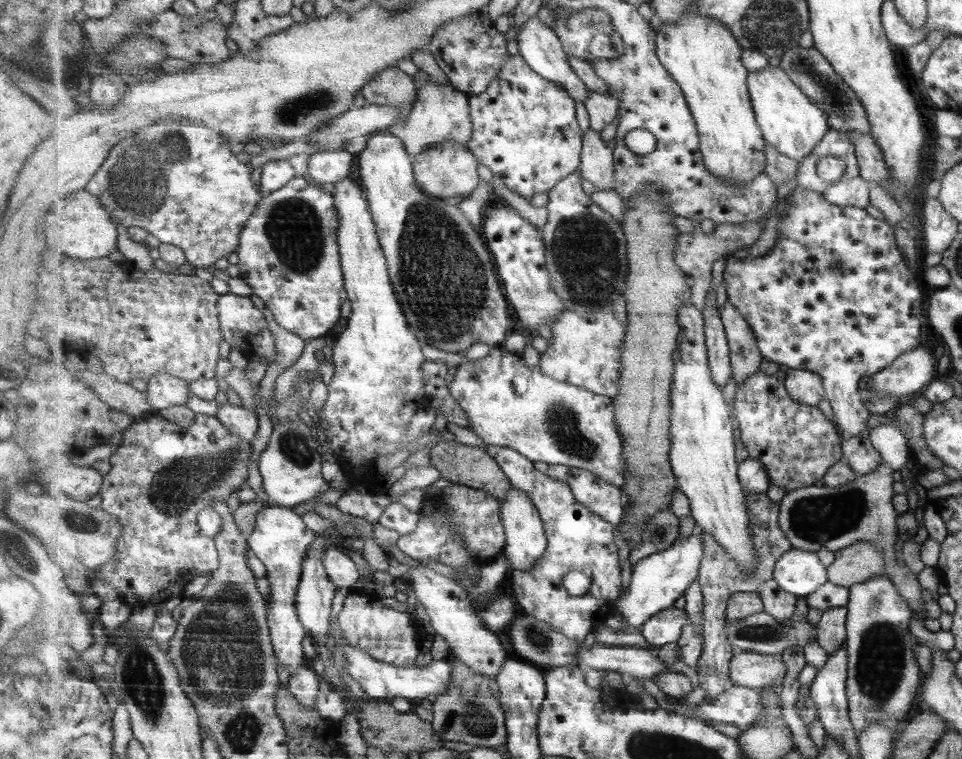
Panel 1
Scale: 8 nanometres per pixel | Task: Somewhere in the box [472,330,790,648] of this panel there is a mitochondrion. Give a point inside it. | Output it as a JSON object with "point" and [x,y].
{"point":[560,423]}

